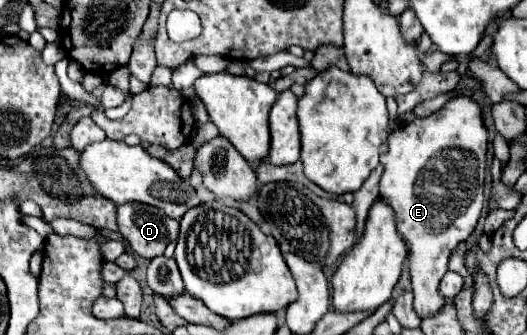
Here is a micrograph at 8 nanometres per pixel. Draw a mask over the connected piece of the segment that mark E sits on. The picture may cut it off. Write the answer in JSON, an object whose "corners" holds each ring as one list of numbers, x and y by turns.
{"corners":[[451,98,439,112,415,118,409,124,401,124,389,136,389,152,381,156,385,168,381,176,381,196,389,200,397,216,397,232,409,250,409,276,415,294,415,312,425,318,437,312,445,302,439,294,439,282,447,272,449,256,465,242,481,216,483,208,483,182,485,182,485,156,487,156,487,128,481,118,481,106,473,98]]}

